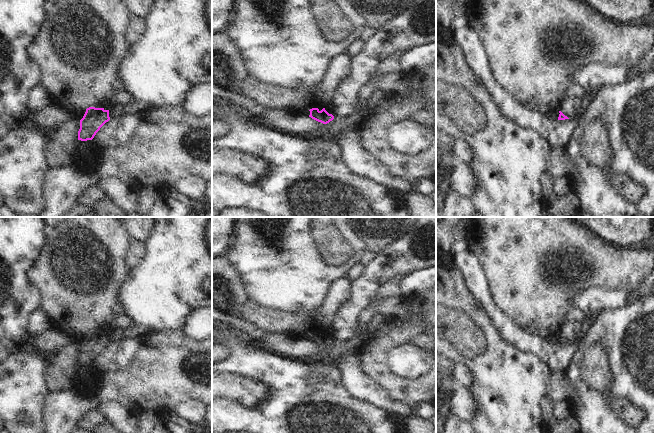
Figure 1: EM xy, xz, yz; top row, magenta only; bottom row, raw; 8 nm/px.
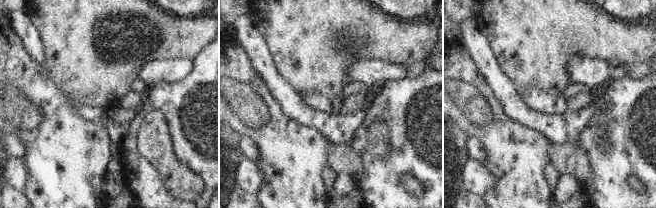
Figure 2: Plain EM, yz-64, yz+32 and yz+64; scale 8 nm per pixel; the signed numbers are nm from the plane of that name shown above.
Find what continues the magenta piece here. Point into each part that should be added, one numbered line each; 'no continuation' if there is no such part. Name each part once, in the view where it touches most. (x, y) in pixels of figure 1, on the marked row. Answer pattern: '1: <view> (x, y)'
no continuation

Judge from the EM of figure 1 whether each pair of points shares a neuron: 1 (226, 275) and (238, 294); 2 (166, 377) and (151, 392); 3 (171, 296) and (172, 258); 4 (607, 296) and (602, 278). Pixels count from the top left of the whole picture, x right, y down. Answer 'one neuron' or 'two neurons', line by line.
1: one neuron
2: one neuron
3: one neuron
4: two neurons

